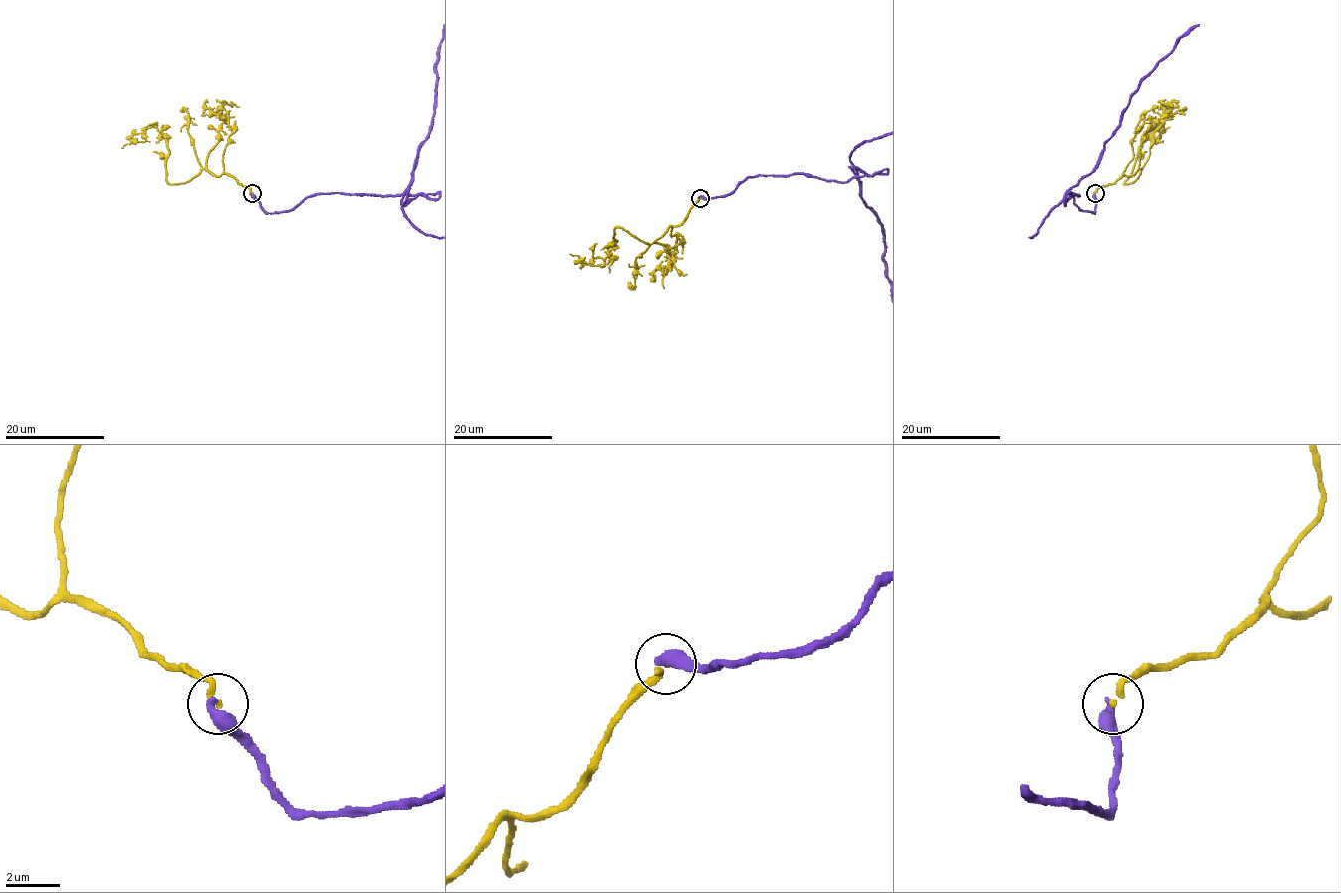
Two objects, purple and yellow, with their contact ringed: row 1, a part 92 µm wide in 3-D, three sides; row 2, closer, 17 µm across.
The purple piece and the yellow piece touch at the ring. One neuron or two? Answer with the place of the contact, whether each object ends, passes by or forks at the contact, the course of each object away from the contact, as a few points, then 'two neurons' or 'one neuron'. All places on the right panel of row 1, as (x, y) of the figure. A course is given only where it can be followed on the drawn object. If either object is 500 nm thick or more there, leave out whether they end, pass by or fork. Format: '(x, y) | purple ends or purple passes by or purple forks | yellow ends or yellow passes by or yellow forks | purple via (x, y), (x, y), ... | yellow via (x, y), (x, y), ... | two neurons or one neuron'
(1095, 193) | purple ends | yellow ends | yellow via (1095, 193), (1123, 173), (1141, 169), (1139, 175), (1124, 184), (1155, 123), (1160, 133), (1151, 148) | two neurons

